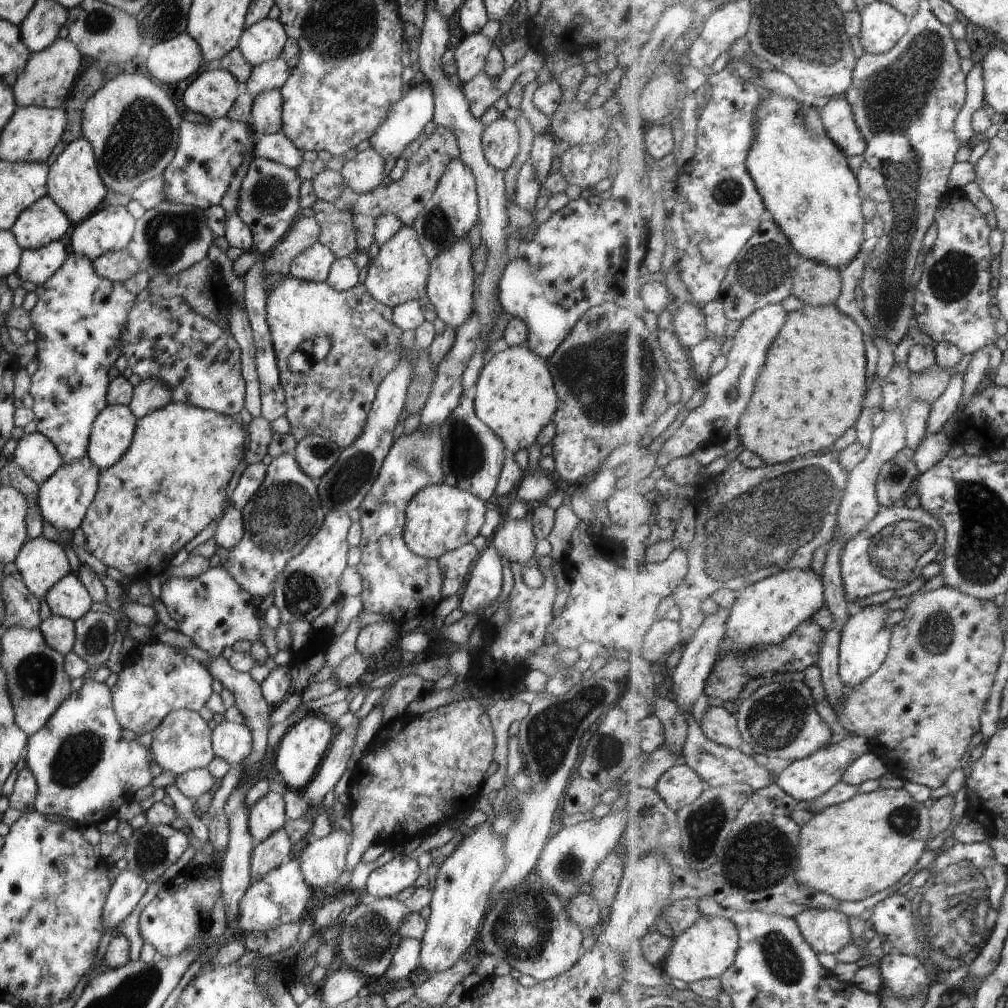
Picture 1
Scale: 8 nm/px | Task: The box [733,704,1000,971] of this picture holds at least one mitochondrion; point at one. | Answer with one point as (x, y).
(956, 912)

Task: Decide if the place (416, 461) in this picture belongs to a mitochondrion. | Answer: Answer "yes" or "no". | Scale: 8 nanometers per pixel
yes

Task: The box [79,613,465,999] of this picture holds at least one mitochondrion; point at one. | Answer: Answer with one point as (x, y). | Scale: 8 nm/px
(369, 936)

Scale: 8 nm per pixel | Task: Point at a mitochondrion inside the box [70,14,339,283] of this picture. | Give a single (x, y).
(138, 141)

